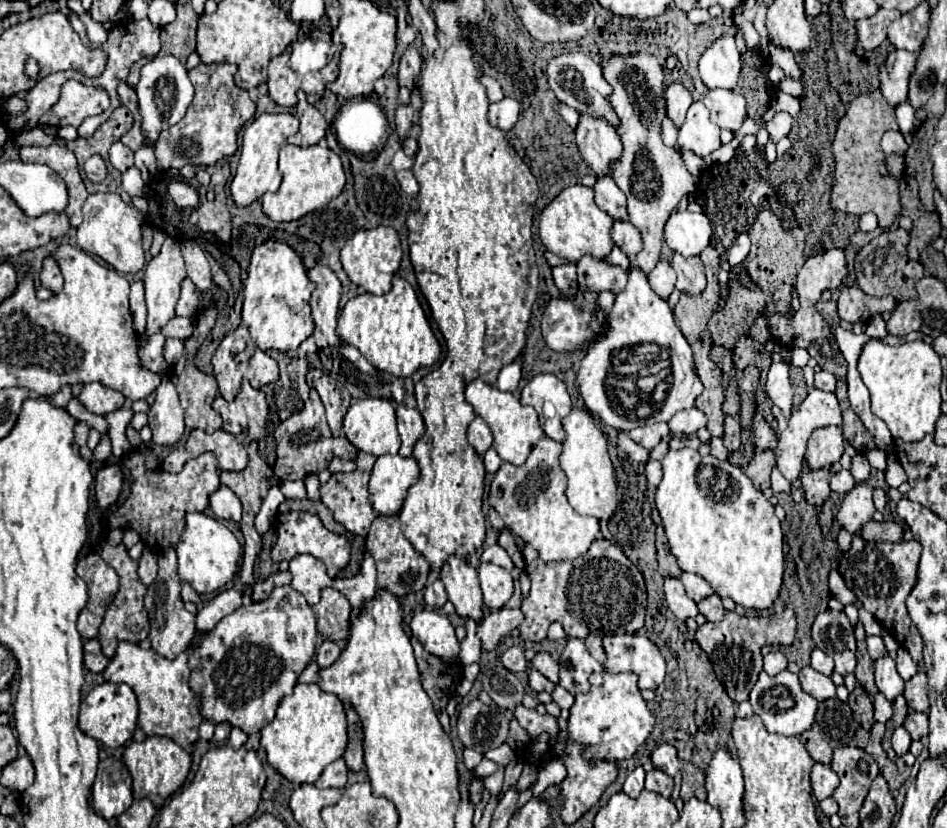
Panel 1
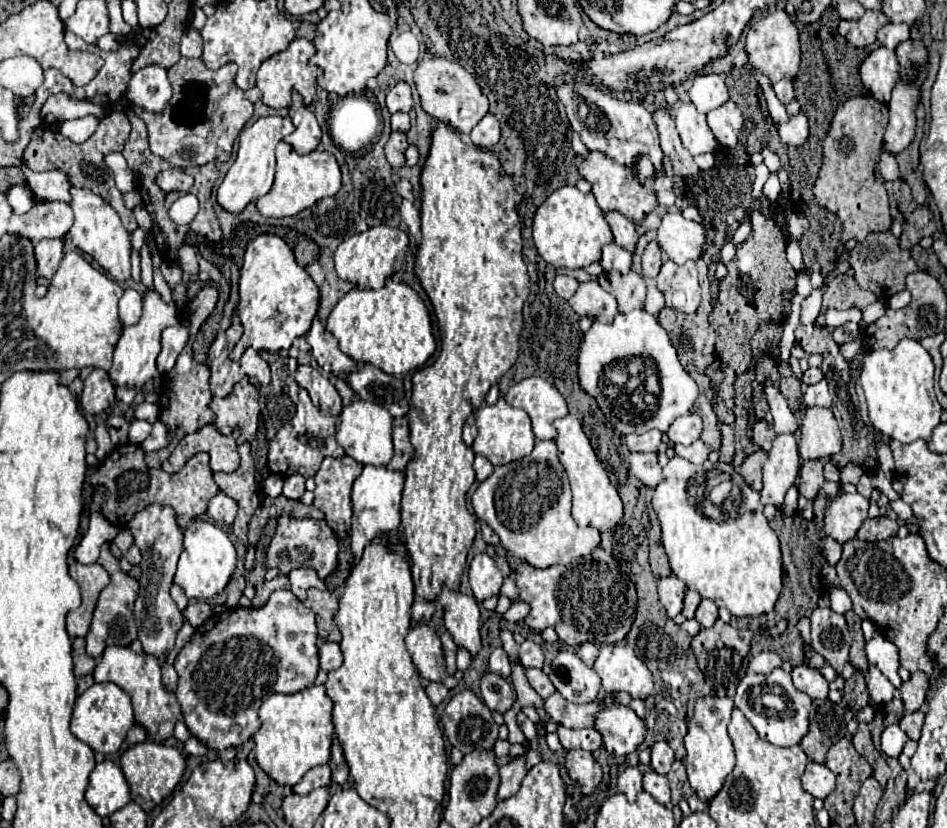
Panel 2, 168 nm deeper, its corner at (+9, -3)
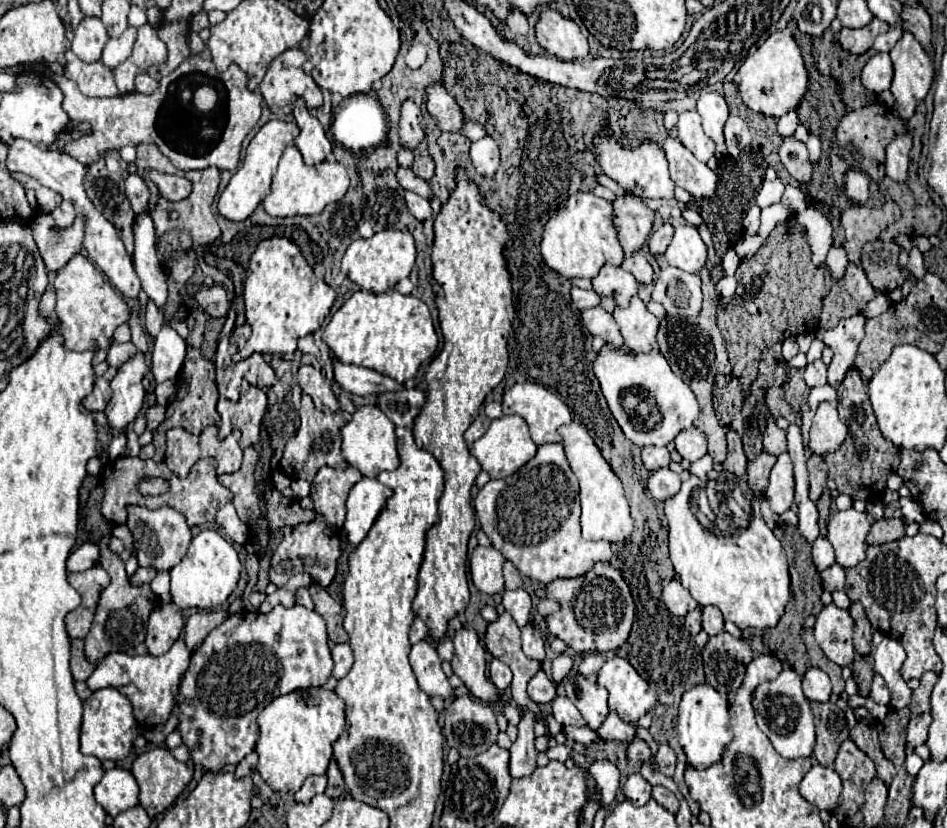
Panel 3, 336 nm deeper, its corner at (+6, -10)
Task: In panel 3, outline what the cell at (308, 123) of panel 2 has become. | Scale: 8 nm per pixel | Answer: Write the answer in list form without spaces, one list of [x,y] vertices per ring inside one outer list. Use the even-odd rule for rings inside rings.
[[[297,99],[293,117],[301,129],[301,133],[295,139],[295,145],[299,147],[307,165],[319,165],[321,161],[325,161],[331,155],[331,149],[333,149],[325,135],[323,125],[319,123],[319,119],[315,115],[311,115],[307,111],[303,99]]]

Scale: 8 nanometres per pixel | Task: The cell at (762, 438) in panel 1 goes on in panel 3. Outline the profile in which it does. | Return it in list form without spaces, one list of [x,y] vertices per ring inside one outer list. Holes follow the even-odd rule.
[[[773,421],[767,425],[765,435],[763,435],[763,447],[771,455],[781,455],[787,451],[787,441],[785,441],[785,431],[779,429]]]

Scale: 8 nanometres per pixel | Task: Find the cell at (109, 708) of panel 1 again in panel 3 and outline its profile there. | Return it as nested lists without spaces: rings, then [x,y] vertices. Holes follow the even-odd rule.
[[[107,687],[95,691],[89,699],[83,701],[83,727],[81,727],[81,753],[93,755],[97,759],[121,761],[129,755],[135,737],[139,735],[139,725],[133,717],[131,703],[117,689]]]

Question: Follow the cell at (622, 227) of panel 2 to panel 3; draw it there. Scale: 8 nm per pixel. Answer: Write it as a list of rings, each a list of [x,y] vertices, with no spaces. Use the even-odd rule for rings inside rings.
[[[639,251],[637,255],[625,259],[621,267],[623,267],[625,271],[629,271],[629,273],[631,273],[639,283],[643,283],[643,285],[649,285],[649,283],[653,281],[653,269],[651,269],[649,261],[645,259],[645,255],[643,255],[641,251]]]

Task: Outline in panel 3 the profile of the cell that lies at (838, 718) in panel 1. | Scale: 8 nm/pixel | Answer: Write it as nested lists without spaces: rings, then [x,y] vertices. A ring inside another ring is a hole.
[[[831,701],[827,703],[811,703],[817,727],[817,745],[815,745],[815,759],[823,767],[831,767],[839,745],[849,737],[849,727],[845,721],[845,713]]]

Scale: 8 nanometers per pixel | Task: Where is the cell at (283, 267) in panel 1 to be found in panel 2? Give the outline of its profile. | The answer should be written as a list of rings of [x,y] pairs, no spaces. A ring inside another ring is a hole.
[[[262,234],[254,242],[250,242],[246,248],[244,266],[240,268],[238,316],[244,326],[242,344],[254,350],[288,350],[294,338],[304,336],[310,330],[316,310],[318,310],[318,288],[314,280],[306,274],[306,270],[296,264],[292,248],[280,236],[274,234]]]

